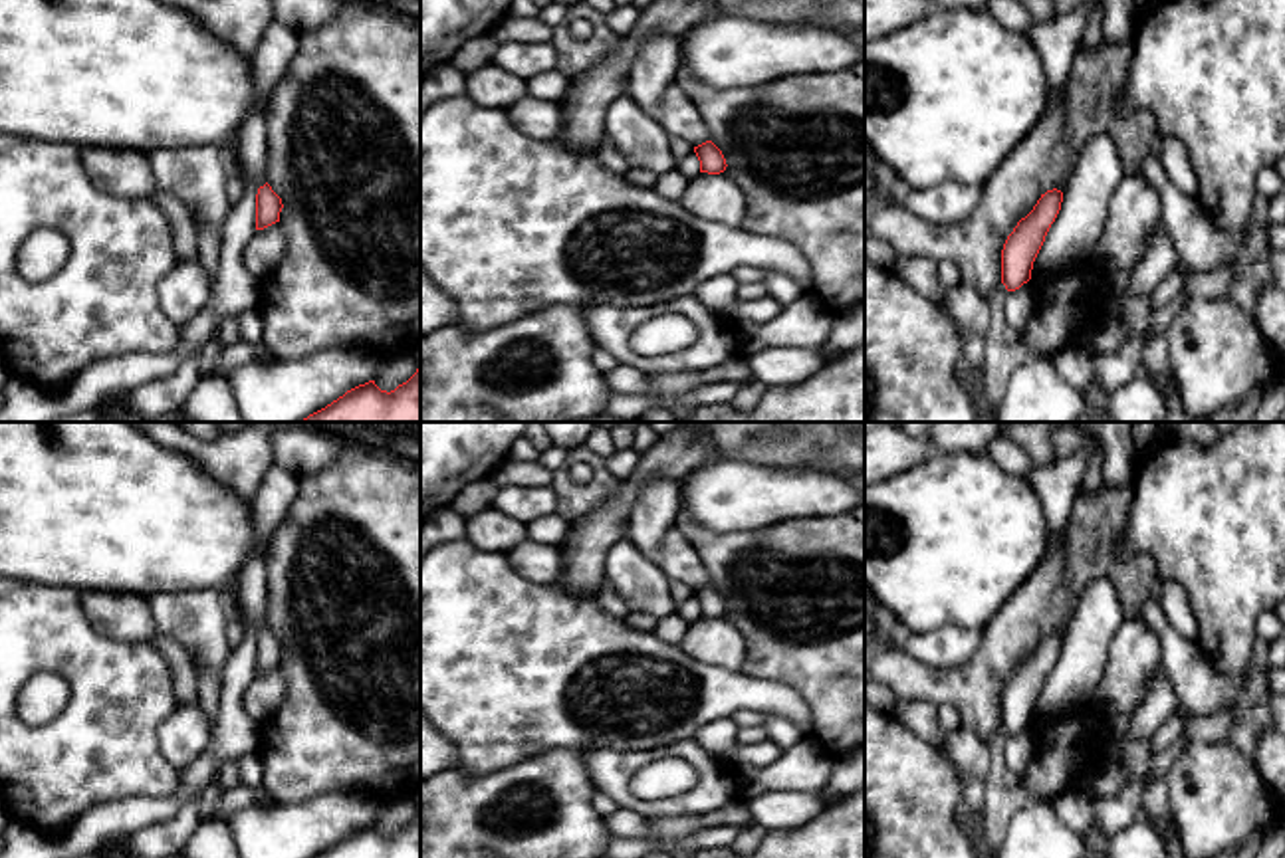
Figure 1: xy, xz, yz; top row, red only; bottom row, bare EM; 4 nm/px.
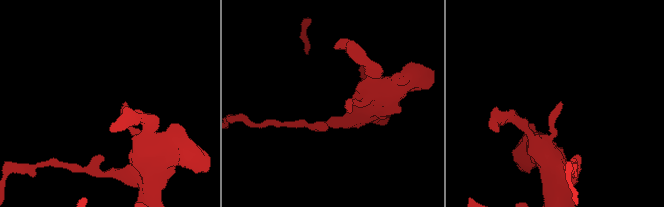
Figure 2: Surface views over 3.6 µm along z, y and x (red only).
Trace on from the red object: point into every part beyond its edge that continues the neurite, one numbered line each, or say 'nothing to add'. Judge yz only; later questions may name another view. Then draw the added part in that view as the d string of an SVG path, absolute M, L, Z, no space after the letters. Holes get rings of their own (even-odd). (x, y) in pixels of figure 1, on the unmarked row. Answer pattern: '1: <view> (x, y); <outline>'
nothing to add

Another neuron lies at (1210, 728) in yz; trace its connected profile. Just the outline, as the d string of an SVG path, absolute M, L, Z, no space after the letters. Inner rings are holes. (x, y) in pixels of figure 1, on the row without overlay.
M1218 709L1210 715L1192 715L1182 737L1186 743L1214 743L1226 739L1237 715L1229 709Z

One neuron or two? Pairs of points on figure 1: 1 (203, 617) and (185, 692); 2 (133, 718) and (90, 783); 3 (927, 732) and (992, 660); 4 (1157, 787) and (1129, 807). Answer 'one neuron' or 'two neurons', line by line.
1: two neurons
2: one neuron
3: two neurons
4: two neurons

